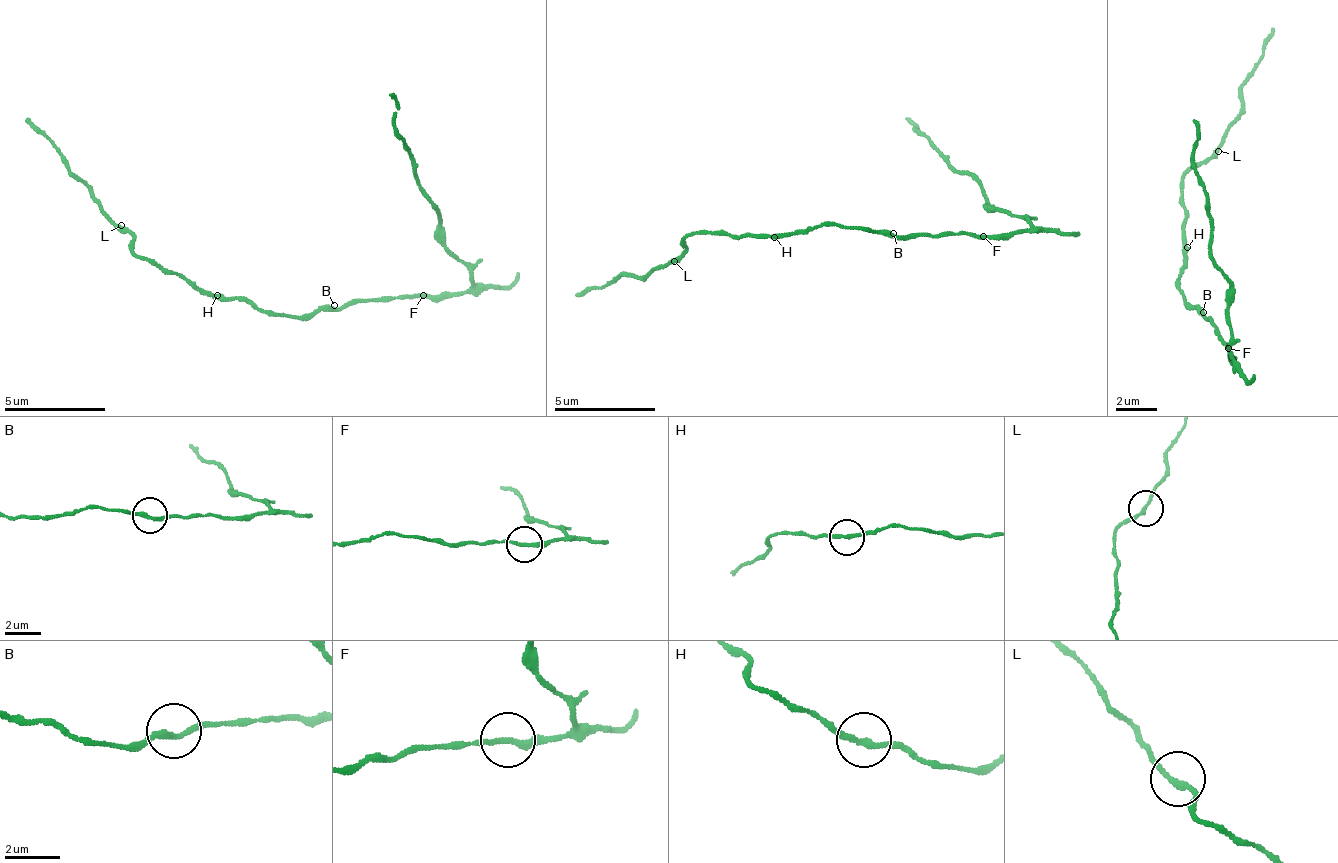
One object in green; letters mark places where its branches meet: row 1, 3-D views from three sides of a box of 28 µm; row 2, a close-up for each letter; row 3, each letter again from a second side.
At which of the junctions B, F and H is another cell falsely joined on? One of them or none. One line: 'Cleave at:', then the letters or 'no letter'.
Cleave at: no letter

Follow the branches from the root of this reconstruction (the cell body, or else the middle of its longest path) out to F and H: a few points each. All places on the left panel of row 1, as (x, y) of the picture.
F: (334, 310), (344, 309), (349, 302), (423, 295)
H: (334, 310), (306, 316), (267, 316), (239, 298), (224, 299), (218, 293)

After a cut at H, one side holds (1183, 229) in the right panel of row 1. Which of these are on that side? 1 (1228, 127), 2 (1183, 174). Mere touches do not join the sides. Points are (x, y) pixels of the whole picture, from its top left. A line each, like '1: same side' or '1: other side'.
1: same side
2: same side

